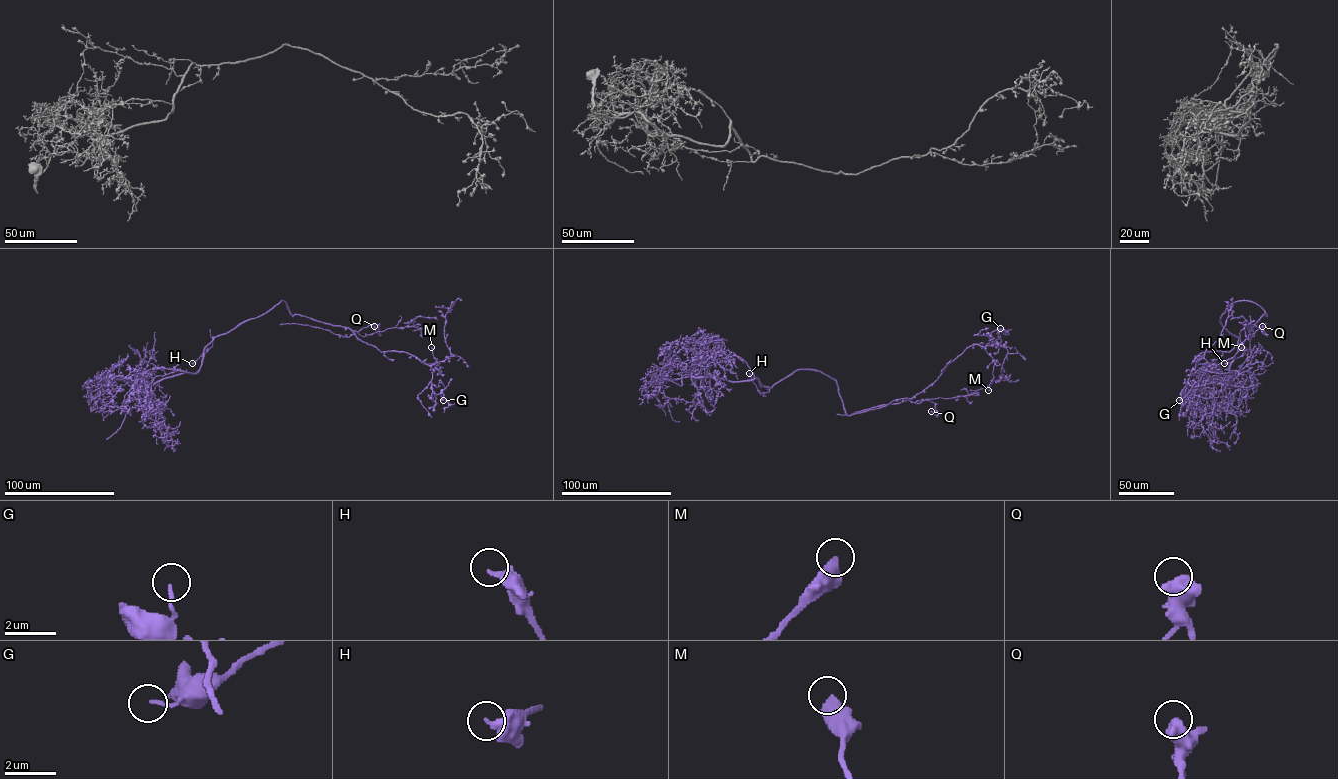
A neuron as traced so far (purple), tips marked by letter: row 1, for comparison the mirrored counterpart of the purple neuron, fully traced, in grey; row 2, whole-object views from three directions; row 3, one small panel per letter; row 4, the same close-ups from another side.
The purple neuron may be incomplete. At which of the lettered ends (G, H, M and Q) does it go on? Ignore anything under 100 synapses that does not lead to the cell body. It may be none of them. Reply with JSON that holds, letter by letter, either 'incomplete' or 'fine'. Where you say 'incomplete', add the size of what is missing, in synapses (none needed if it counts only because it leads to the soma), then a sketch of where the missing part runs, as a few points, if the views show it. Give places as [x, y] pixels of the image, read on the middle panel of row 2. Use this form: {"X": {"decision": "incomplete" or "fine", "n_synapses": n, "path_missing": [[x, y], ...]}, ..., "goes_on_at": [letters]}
{"G": {"decision": "fine"}, "H": {"decision": "fine"}, "M": {"decision": "fine"}, "Q": {"decision": "fine"}, "goes_on_at": []}

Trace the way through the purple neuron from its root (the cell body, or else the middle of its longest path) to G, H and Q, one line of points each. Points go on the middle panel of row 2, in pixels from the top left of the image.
G: (839, 393), (848, 416), (905, 401), (970, 346), (986, 346), (988, 337), (996, 347), (1000, 328)
H: (839, 393), (837, 382), (819, 371), (797, 369), (764, 393), (759, 392), (749, 373)
Q: (839, 393), (848, 416), (907, 400), (933, 402), (937, 415), (931, 411)

